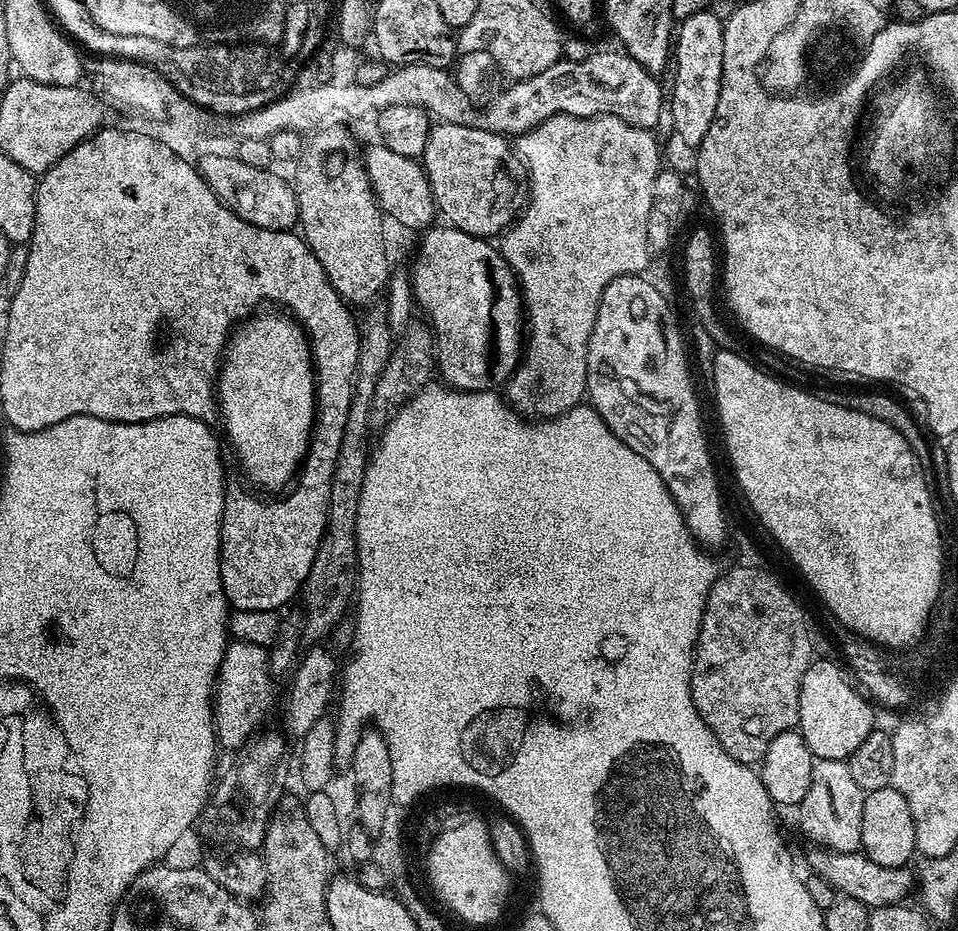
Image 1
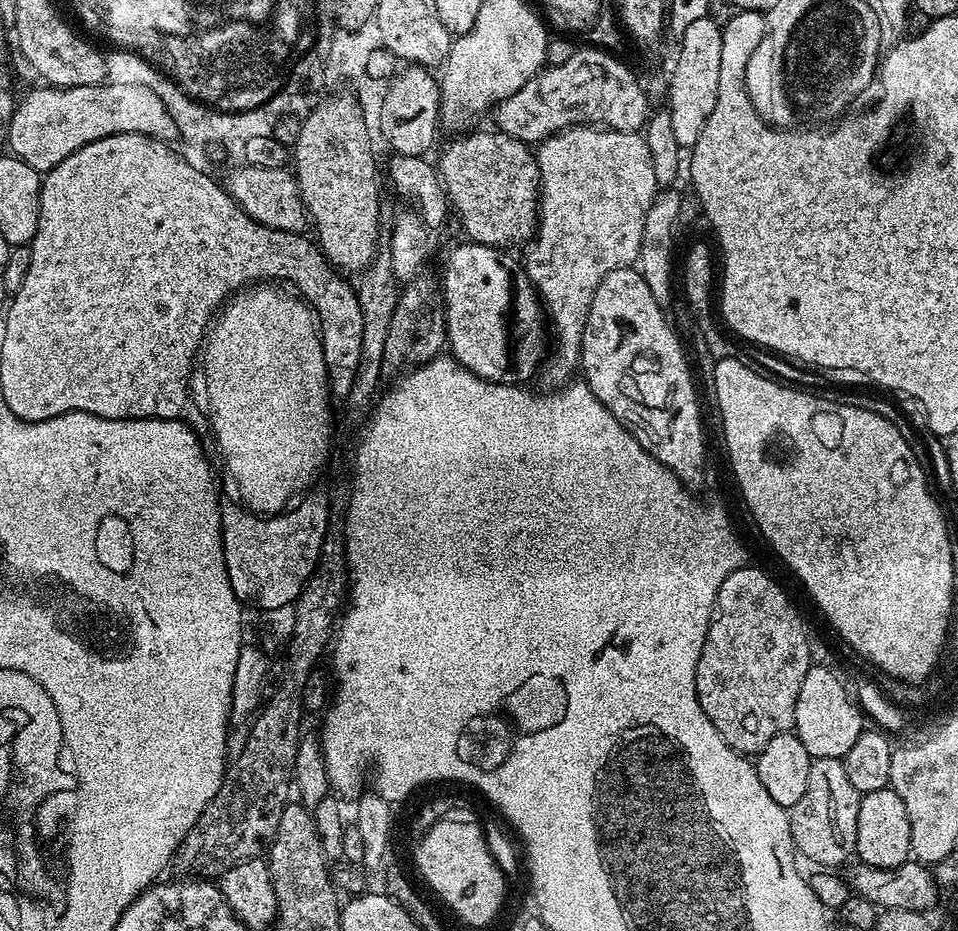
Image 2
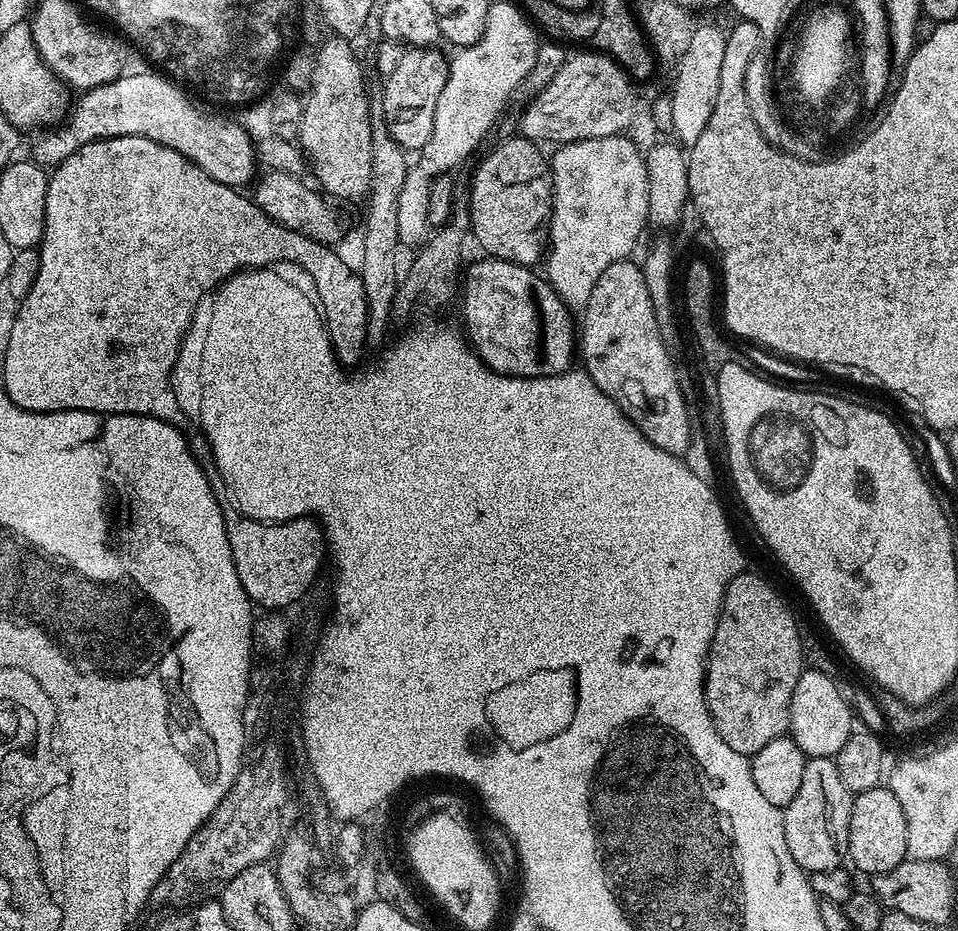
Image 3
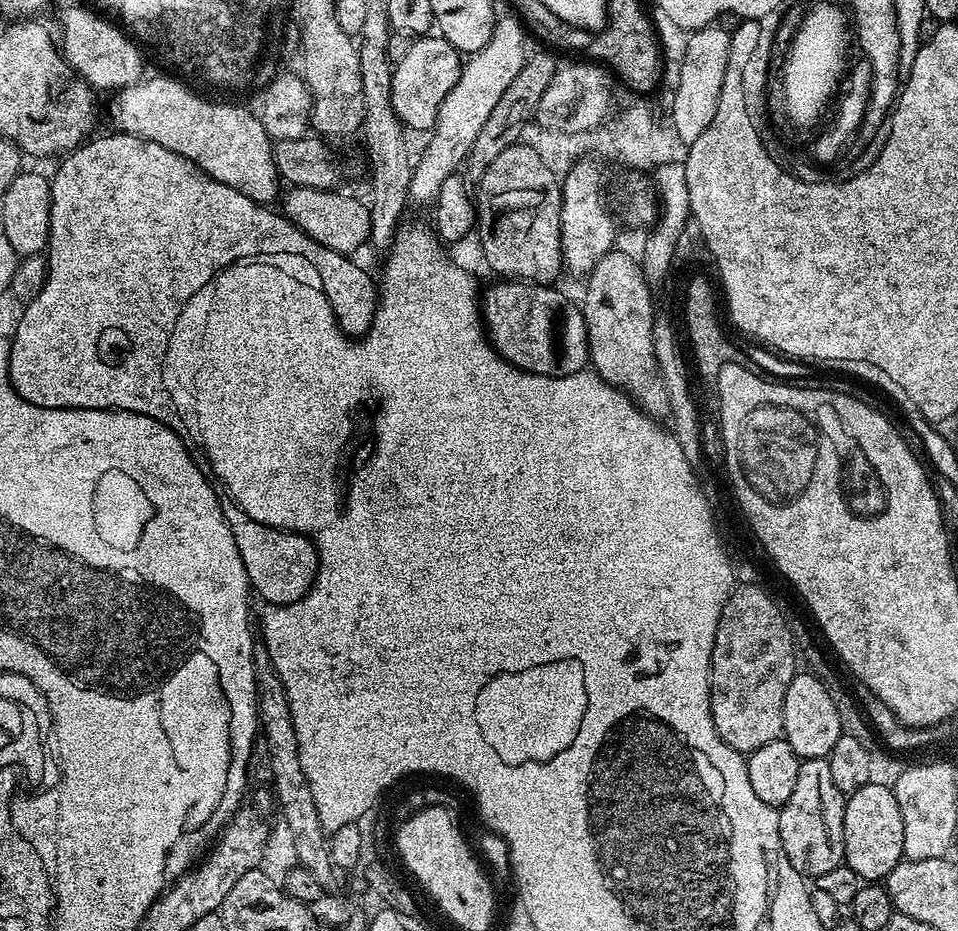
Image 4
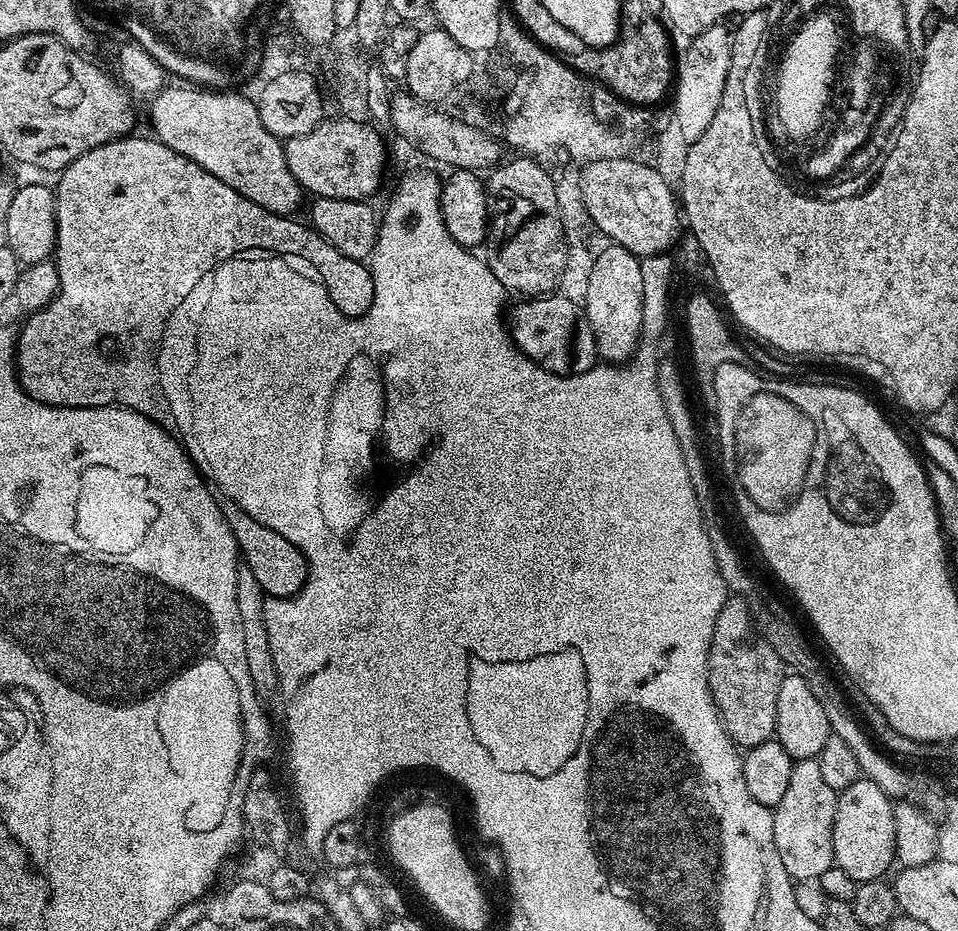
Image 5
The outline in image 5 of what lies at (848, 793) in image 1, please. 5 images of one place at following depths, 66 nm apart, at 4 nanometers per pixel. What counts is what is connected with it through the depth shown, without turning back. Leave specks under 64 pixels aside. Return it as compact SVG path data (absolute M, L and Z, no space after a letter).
M797 760L790 770L790 782L782 797L772 809L774 818L774 846L778 846L778 858L782 858L782 866L786 874L794 882L802 882L806 878L820 878L826 870L834 867L834 810L836 809L837 792L830 790L830 785L815 760Z

